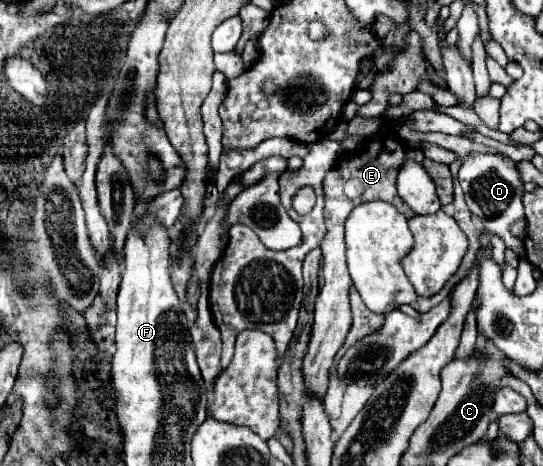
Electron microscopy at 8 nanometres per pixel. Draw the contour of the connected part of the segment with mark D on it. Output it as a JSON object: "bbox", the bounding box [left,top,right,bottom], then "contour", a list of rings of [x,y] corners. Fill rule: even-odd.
{"bbox":[459,154,525,244],"contour":[[[469,154],[463,164],[461,164],[461,170],[459,170],[459,184],[465,192],[465,202],[469,206],[469,210],[481,218],[483,226],[491,232],[491,234],[497,234],[499,238],[505,240],[507,244],[507,236],[509,236],[509,226],[519,220],[519,218],[525,218],[523,214],[523,204],[521,204],[521,196],[523,196],[523,180],[515,168],[515,164],[509,160],[509,158],[503,158],[499,154]]]}

